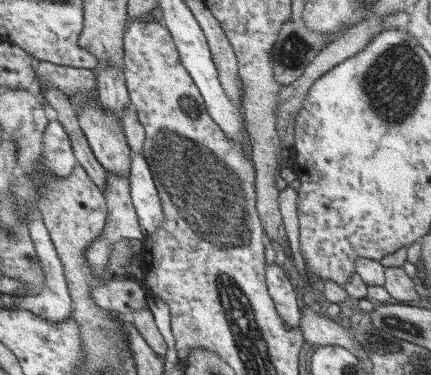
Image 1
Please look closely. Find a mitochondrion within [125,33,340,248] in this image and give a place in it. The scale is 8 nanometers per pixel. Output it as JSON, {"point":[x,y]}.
{"point":[290,51]}

